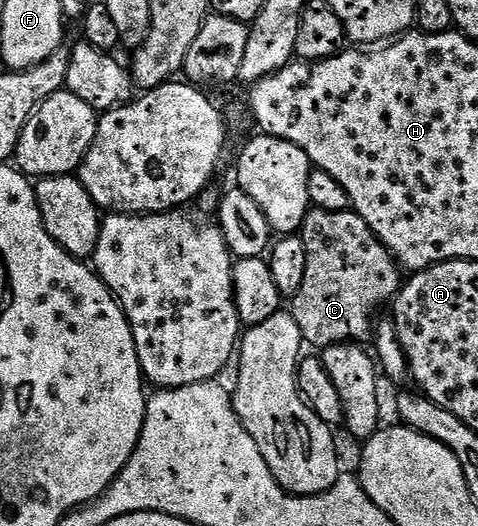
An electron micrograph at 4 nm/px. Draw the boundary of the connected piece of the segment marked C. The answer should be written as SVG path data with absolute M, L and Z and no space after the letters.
M311 209L306 214L306 220L302 222L300 238L304 241L304 253L308 257L308 262L304 265L304 281L300 284L300 289L297 293L293 295L291 303L294 304L292 304L291 307L289 304L288 311L289 314L293 315L296 325L300 325L300 333L302 334L303 340L305 340L309 346L311 343L315 349L331 347L337 343L365 344L367 340L373 336L376 330L376 318L374 319L374 314L377 313L378 307L384 306L385 303L387 306L387 304L393 300L394 296L398 294L398 290L403 285L404 275L400 270L398 260L391 255L389 249L387 249L387 247L385 247L385 245L376 237L376 233L372 233L372 229L368 229L368 221L364 221L364 217L360 217L352 209L344 211L320 211L317 209Z

